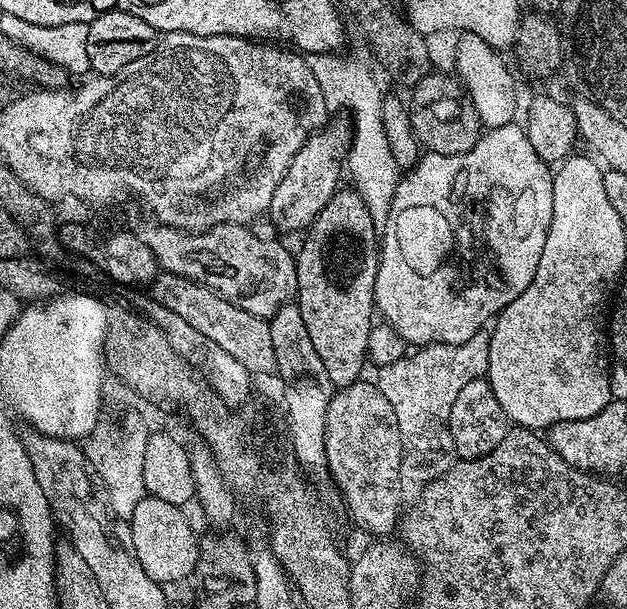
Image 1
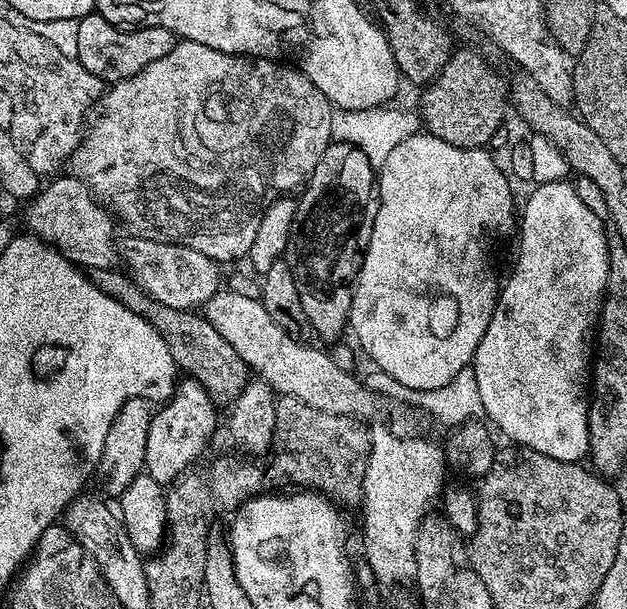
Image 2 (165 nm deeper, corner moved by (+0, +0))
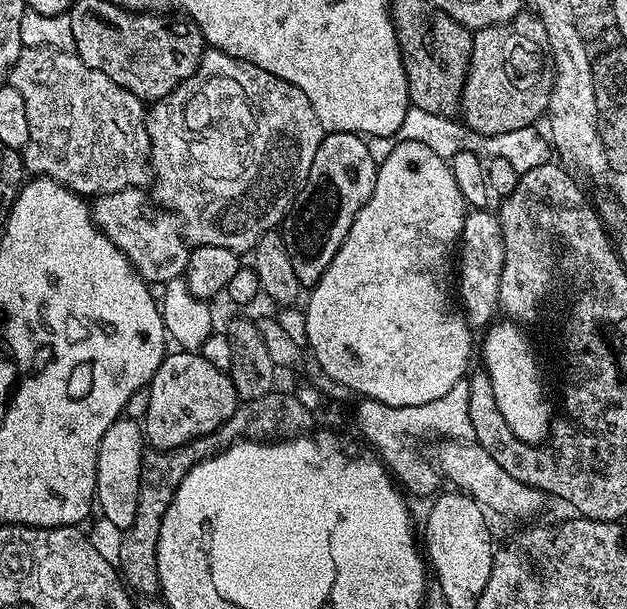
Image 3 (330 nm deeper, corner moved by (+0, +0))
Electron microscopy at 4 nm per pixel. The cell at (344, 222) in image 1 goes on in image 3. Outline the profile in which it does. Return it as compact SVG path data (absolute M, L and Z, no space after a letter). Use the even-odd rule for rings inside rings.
M329 132L318 146L318 154L314 154L310 174L304 180L300 193L294 198L288 215L282 221L286 250L290 250L290 263L293 264L294 274L298 274L298 282L302 286L311 286L319 282L326 266L330 266L334 254L338 254L358 210L362 210L362 206L374 190L377 167L370 156L367 139L355 132Z

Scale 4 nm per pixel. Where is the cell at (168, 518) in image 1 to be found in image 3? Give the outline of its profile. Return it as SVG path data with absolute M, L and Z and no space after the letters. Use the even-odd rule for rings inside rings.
M121 416L107 428L99 440L98 462L95 470L97 507L117 530L129 528L137 513L138 486L144 453L143 429L137 419Z

